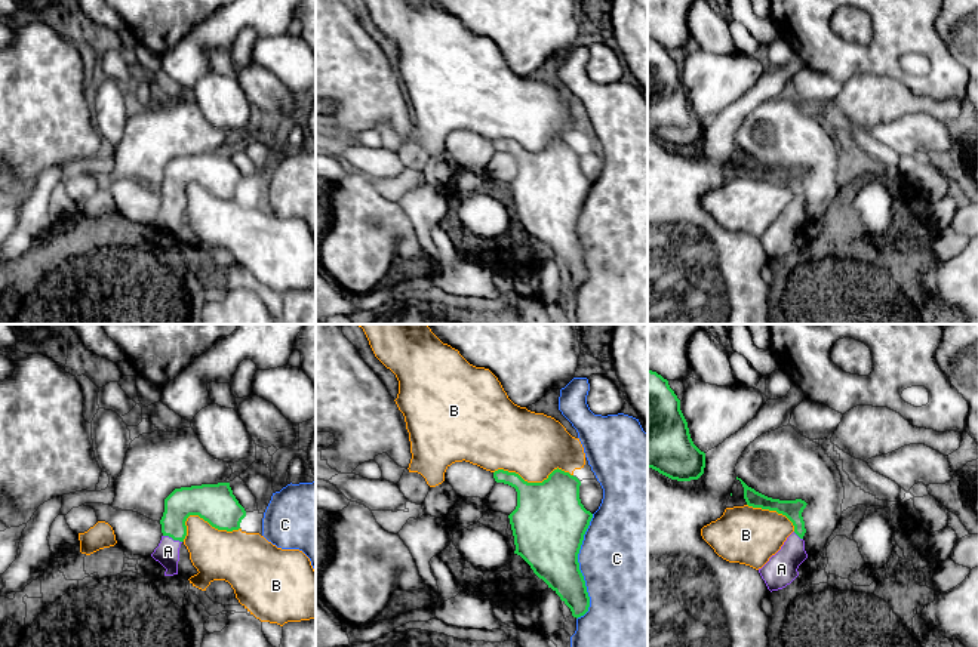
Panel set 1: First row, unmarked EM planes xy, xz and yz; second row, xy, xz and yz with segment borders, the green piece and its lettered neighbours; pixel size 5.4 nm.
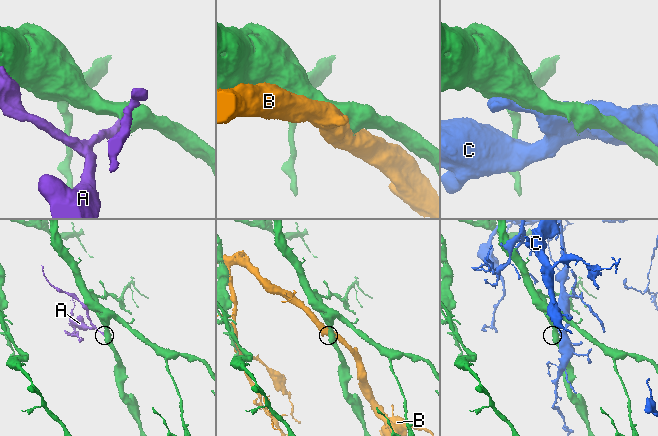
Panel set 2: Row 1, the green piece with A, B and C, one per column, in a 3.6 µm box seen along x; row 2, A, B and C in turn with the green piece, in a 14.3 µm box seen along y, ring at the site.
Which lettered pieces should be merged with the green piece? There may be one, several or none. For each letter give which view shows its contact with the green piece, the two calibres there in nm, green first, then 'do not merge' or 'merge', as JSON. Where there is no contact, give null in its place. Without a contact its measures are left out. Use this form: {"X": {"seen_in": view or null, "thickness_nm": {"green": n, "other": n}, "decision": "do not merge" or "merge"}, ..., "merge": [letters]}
{"A": {"seen_in": "xy", "thickness_nm": {"green": 160, "other": 130}, "decision": "merge"}, "B": {"seen_in": "xz", "thickness_nm": {"green": 400, "other": 360}, "decision": "do not merge"}, "C": {"seen_in": "xz", "thickness_nm": {"green": 380, "other": 480}, "decision": "do not merge"}, "merge": ["A"]}

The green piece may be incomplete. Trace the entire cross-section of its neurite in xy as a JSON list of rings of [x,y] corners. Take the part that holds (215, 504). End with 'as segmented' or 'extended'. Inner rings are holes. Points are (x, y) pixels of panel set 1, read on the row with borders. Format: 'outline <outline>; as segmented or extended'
outline [[[230,483],[202,484],[175,489],[164,499],[164,512],[160,520],[162,540],[151,557],[164,569],[164,576],[178,574],[179,548],[187,536],[185,521],[199,515],[218,530],[239,530],[246,517]]]; extended

